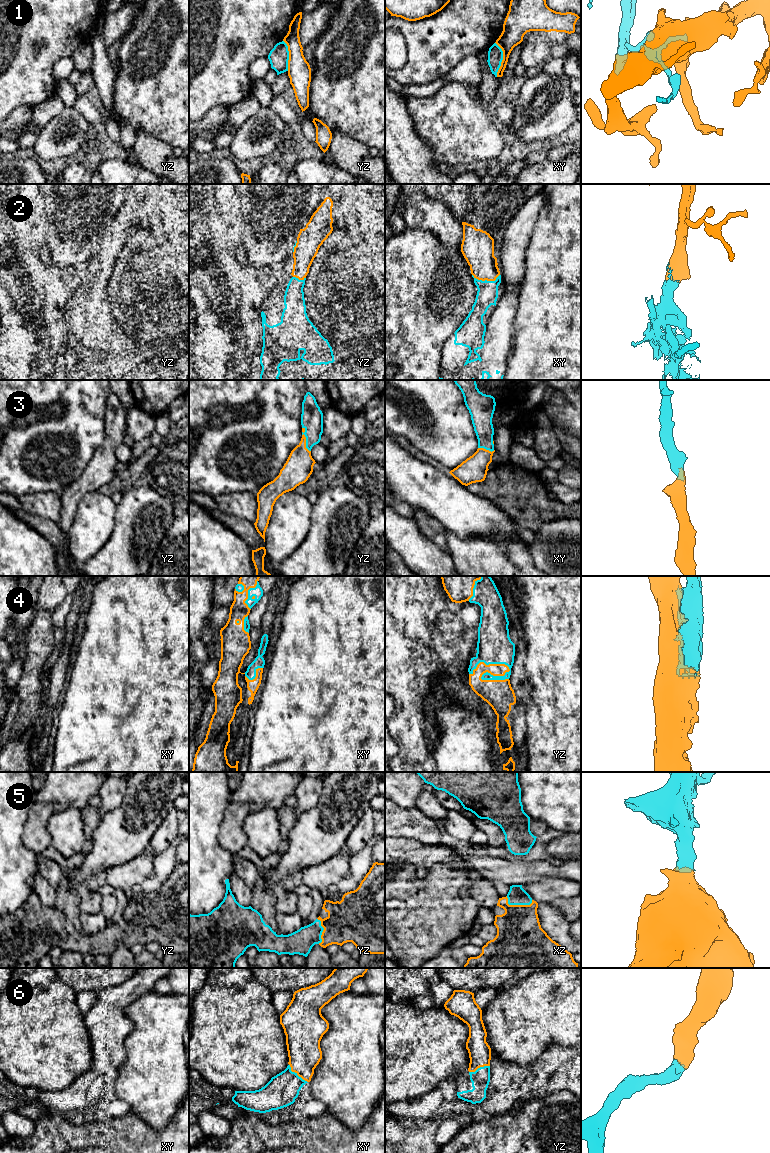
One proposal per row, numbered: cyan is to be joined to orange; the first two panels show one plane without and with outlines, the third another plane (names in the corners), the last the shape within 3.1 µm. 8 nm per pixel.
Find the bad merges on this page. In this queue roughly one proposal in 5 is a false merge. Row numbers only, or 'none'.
1

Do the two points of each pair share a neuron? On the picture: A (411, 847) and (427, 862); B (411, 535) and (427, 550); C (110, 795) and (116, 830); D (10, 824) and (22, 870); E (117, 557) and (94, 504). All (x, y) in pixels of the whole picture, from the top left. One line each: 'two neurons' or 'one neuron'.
A: one neuron
B: one neuron
C: two neurons
D: one neuron
E: two neurons

